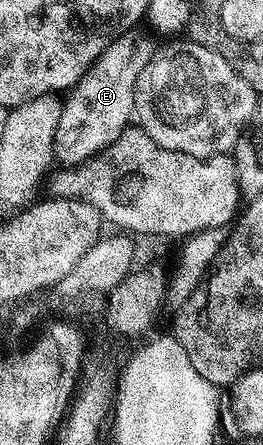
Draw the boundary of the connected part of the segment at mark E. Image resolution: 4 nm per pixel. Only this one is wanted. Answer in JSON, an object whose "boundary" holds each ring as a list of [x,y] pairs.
{"boundary":[[[133,28],[122,33],[88,67],[88,71],[74,84],[74,88],[65,94],[60,111],[60,127],[56,127],[54,140],[54,160],[66,167],[83,165],[89,157],[95,157],[100,151],[107,149],[118,134],[131,124],[134,117],[134,88],[136,79],[140,79],[140,71],[148,67],[156,48],[153,36],[138,37],[139,30]]]}

